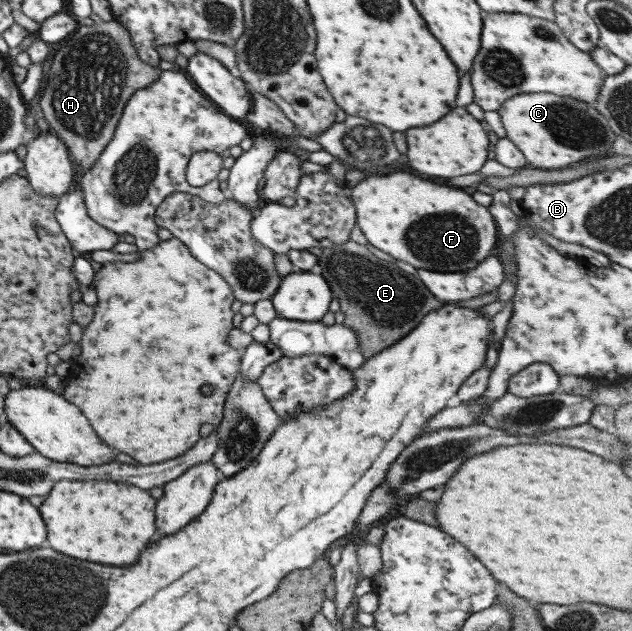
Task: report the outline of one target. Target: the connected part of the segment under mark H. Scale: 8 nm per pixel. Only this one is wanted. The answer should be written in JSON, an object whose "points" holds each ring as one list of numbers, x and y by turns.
{"points":[[114,19,100,25,82,24,55,53,49,71,45,71,47,84,39,107,83,170,94,167,105,145,111,141,129,98,159,76,159,68,145,63,137,55,131,38,127,28]]}

